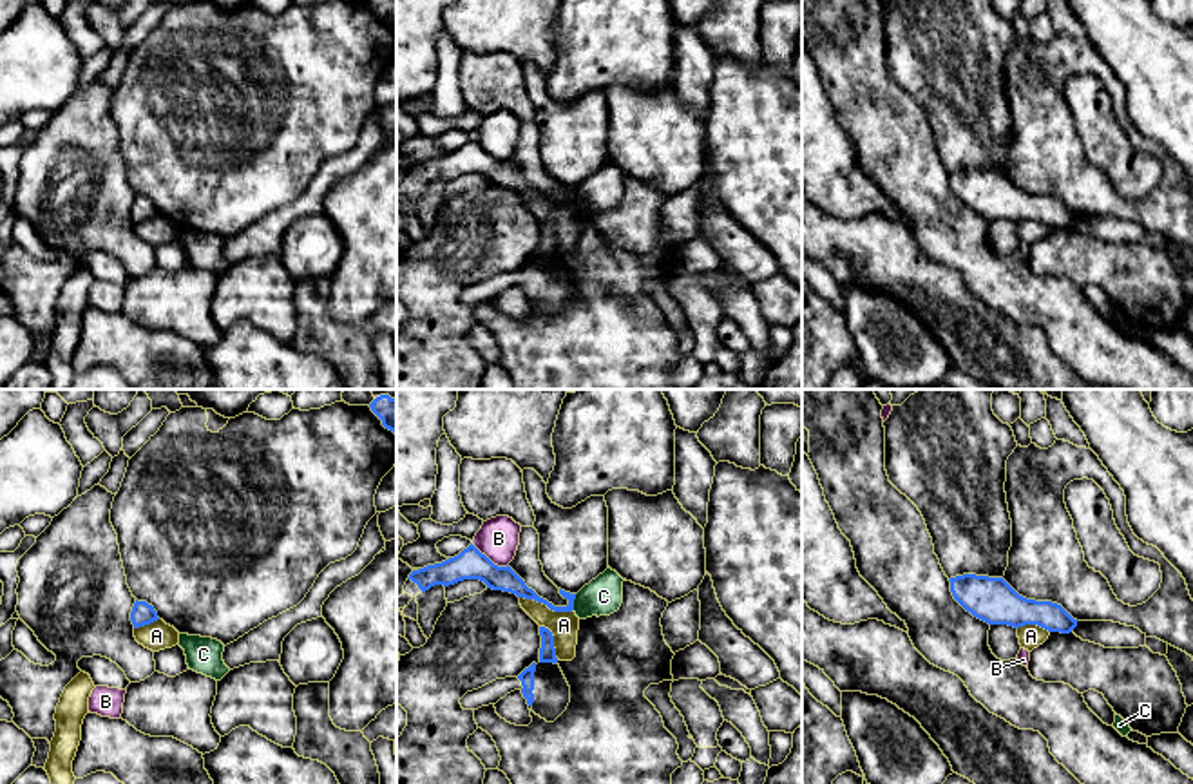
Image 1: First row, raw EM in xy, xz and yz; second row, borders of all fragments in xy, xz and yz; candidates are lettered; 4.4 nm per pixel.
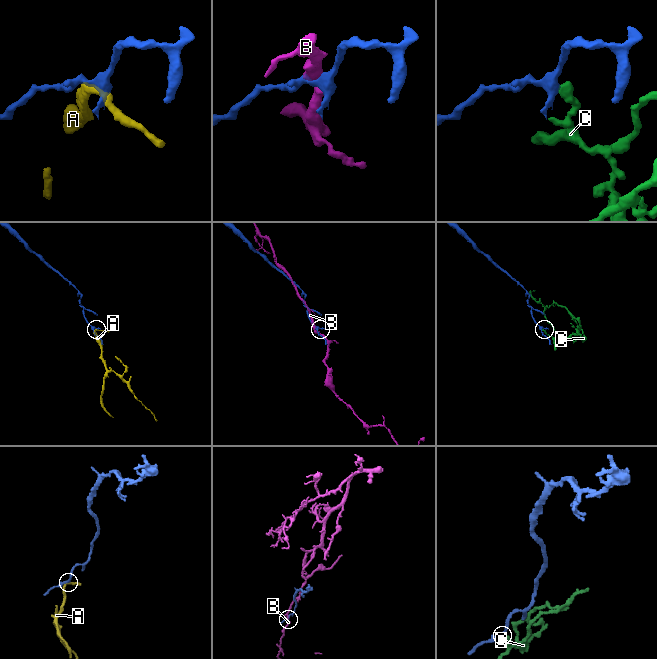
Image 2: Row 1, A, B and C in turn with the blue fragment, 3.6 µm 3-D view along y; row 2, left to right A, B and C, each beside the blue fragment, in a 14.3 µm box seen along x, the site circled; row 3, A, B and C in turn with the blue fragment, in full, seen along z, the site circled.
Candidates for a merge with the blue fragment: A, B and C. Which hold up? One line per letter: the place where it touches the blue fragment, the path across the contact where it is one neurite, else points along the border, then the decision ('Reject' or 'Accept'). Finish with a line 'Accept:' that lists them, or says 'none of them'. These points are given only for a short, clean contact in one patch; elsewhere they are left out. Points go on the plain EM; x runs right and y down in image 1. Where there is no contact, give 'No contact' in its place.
A: Touches blue at xz (547, 200). Boundary: xz (520, 191), (542, 196), (554, 205), (572, 205). Reject
B: Touches blue at xz (487, 152). Boundary: xz (471, 138), (495, 158), (507, 160). Reject
C: Touches blue at xz (572, 196). Boundary: xz (576, 189), (572, 203). Reject
Accept: none of them

